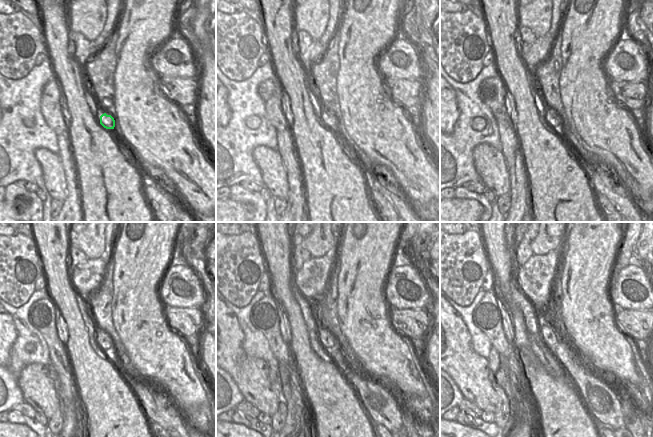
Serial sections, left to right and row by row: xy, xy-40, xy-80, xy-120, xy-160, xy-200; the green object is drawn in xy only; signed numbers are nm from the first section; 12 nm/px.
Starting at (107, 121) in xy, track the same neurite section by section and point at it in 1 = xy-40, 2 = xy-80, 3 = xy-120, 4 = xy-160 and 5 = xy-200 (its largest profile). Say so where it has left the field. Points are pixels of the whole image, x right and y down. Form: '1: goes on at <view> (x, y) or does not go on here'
1: goes on at xy-40 (331, 123)
2: goes on at xy-80 (552, 122)
3: goes on at xy-120 (103, 340)
4: goes on at xy-160 (327, 341)
5: goes on at xy-200 (549, 336)

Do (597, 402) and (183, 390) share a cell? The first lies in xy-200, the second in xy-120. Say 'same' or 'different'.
different

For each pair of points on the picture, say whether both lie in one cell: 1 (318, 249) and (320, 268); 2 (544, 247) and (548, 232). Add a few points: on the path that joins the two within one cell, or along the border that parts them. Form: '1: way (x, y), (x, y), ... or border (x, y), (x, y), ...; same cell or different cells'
1: border (335, 248), (332, 248), (322, 256), (311, 257); different cells
2: way (544, 243), (548, 236); same cell

